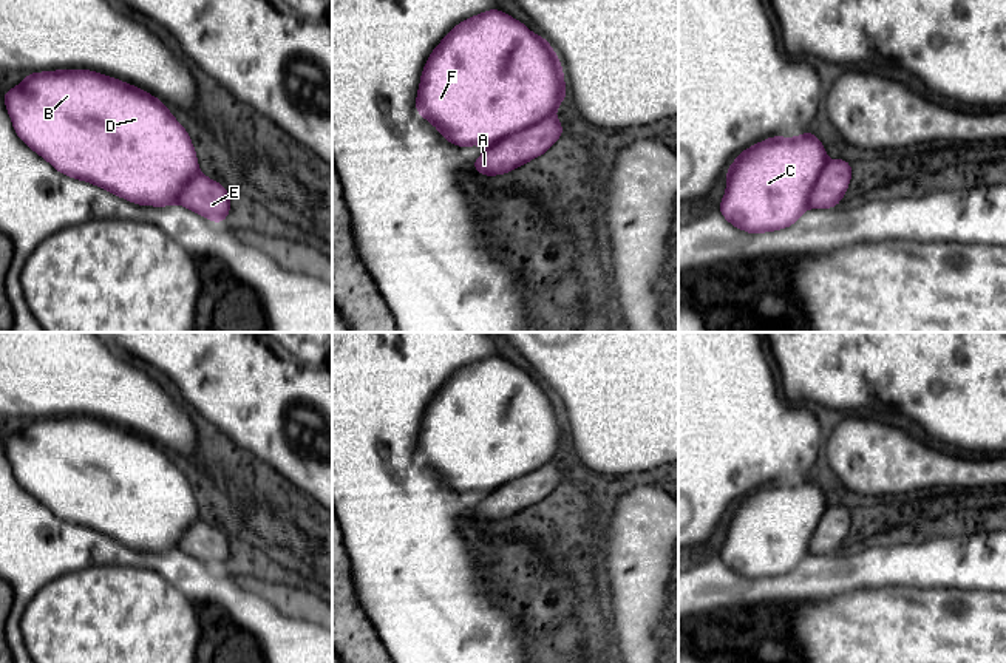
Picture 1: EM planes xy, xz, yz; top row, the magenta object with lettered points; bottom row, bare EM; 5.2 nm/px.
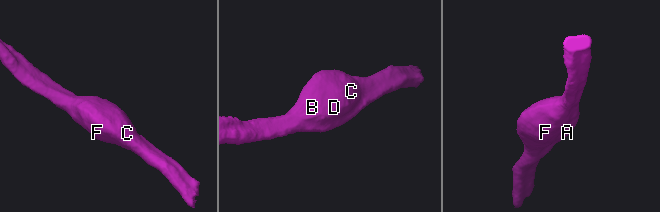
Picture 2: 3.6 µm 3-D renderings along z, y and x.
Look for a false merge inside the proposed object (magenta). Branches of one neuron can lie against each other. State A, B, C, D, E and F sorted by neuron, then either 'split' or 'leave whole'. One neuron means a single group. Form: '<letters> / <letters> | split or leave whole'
A E / B C D F | split

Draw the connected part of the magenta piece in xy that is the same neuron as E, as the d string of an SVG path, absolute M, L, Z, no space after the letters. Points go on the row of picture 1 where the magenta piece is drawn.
M201 172L185 184L179 193L178 204L209 218L213 223L224 223L230 212L227 189Z

